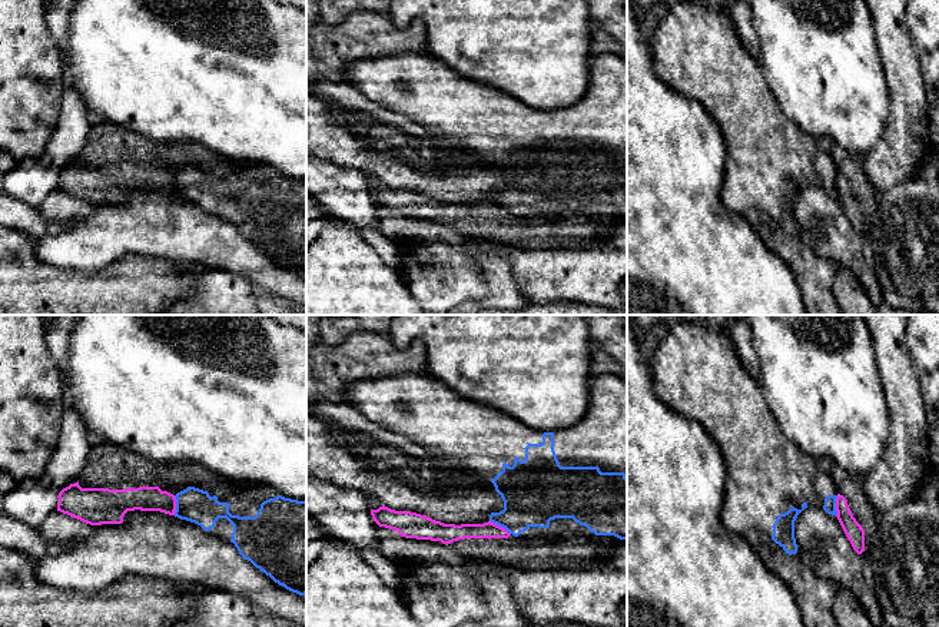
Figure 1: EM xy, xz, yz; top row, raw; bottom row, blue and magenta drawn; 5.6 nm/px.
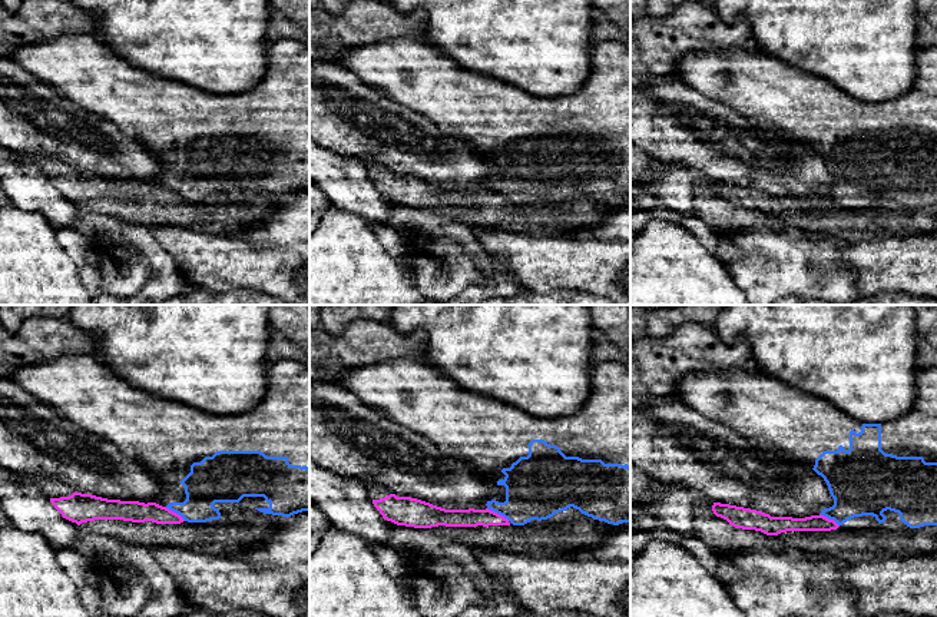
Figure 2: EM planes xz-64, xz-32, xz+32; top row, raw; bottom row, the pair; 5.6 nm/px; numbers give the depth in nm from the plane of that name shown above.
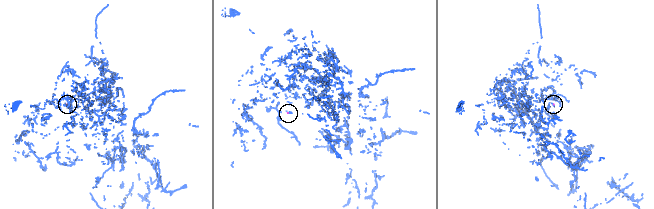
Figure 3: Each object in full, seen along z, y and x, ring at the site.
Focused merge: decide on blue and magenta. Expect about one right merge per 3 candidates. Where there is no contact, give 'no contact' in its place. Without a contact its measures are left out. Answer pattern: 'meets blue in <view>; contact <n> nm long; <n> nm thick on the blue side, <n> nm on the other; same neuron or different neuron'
meets blue in xy; contact 120 nm long; 190 nm thick on the blue side, 140 nm on the other; different neuron

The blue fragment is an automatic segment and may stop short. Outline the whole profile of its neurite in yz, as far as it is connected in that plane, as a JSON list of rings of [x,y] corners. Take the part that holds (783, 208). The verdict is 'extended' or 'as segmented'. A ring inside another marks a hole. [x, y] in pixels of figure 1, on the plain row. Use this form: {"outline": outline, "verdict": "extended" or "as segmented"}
{"outline": [[[680,0],[660,19],[650,42],[656,74],[673,90],[696,99],[716,120],[727,149],[721,203],[730,212],[763,212],[786,233],[797,232],[794,200],[810,185],[837,195],[837,167],[780,107],[759,62],[741,44],[729,11]]], "verdict": "extended"}

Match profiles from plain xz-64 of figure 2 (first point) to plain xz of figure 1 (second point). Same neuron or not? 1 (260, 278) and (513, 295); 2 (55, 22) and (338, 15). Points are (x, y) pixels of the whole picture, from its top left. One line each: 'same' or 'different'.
1: different
2: different

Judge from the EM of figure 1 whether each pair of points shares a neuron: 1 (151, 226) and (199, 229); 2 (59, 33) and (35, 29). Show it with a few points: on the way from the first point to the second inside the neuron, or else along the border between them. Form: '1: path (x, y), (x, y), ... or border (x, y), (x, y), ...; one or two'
1: path (162, 226), (188, 229); one
2: border (43, 15), (49, 33), (59, 50); two

